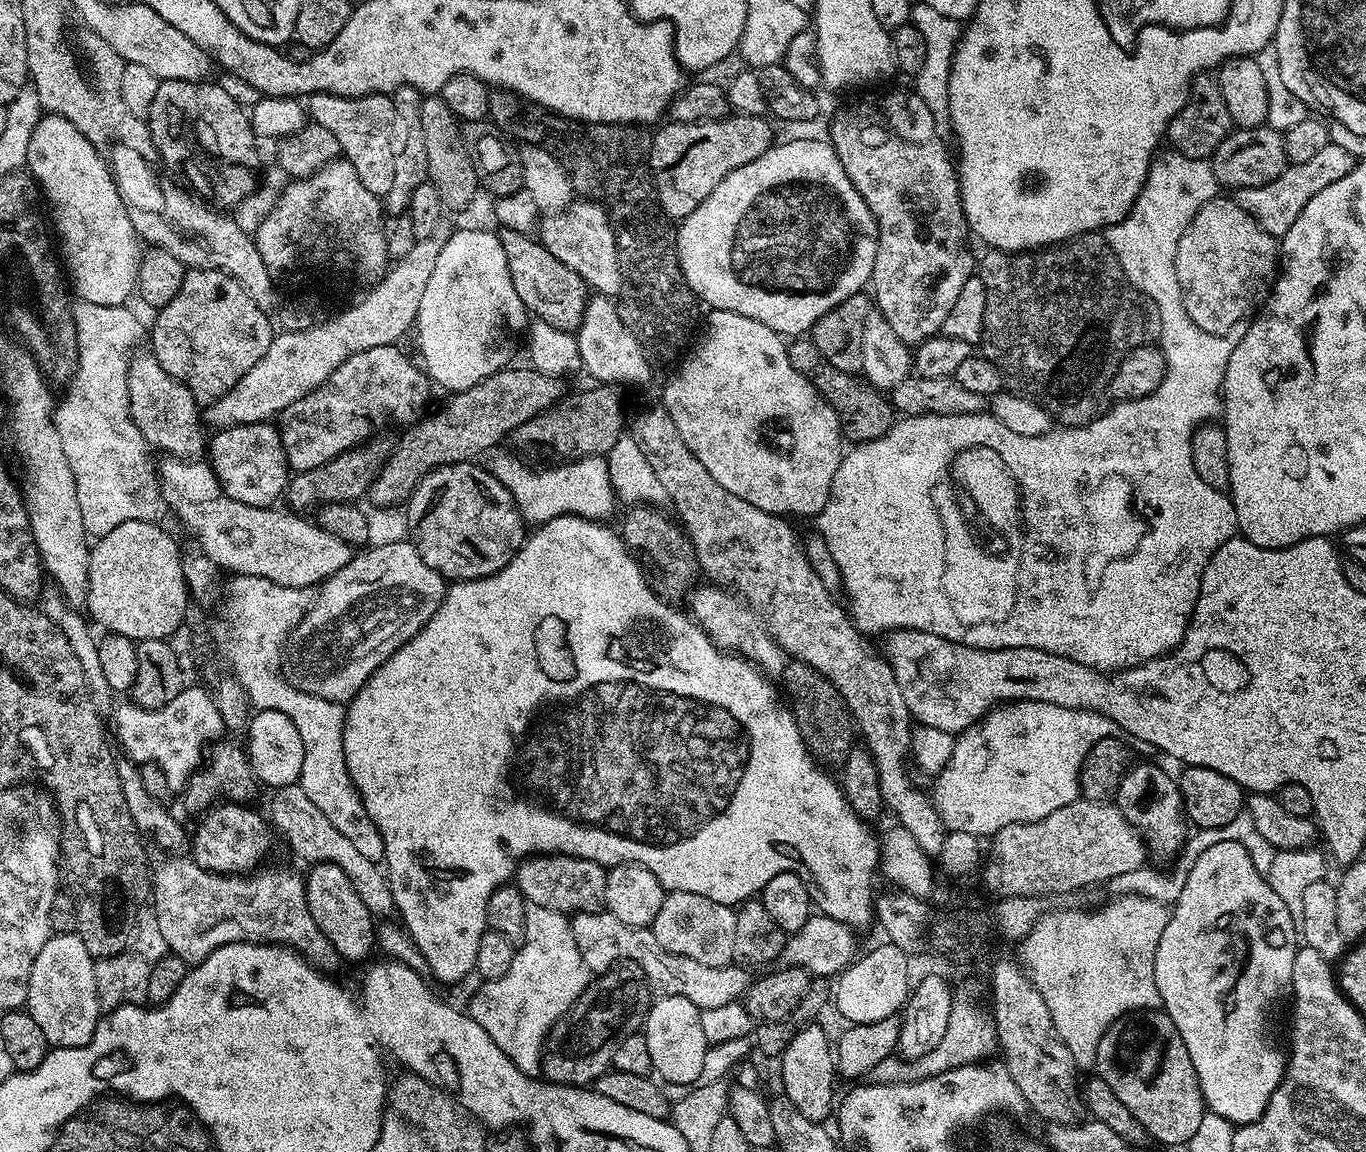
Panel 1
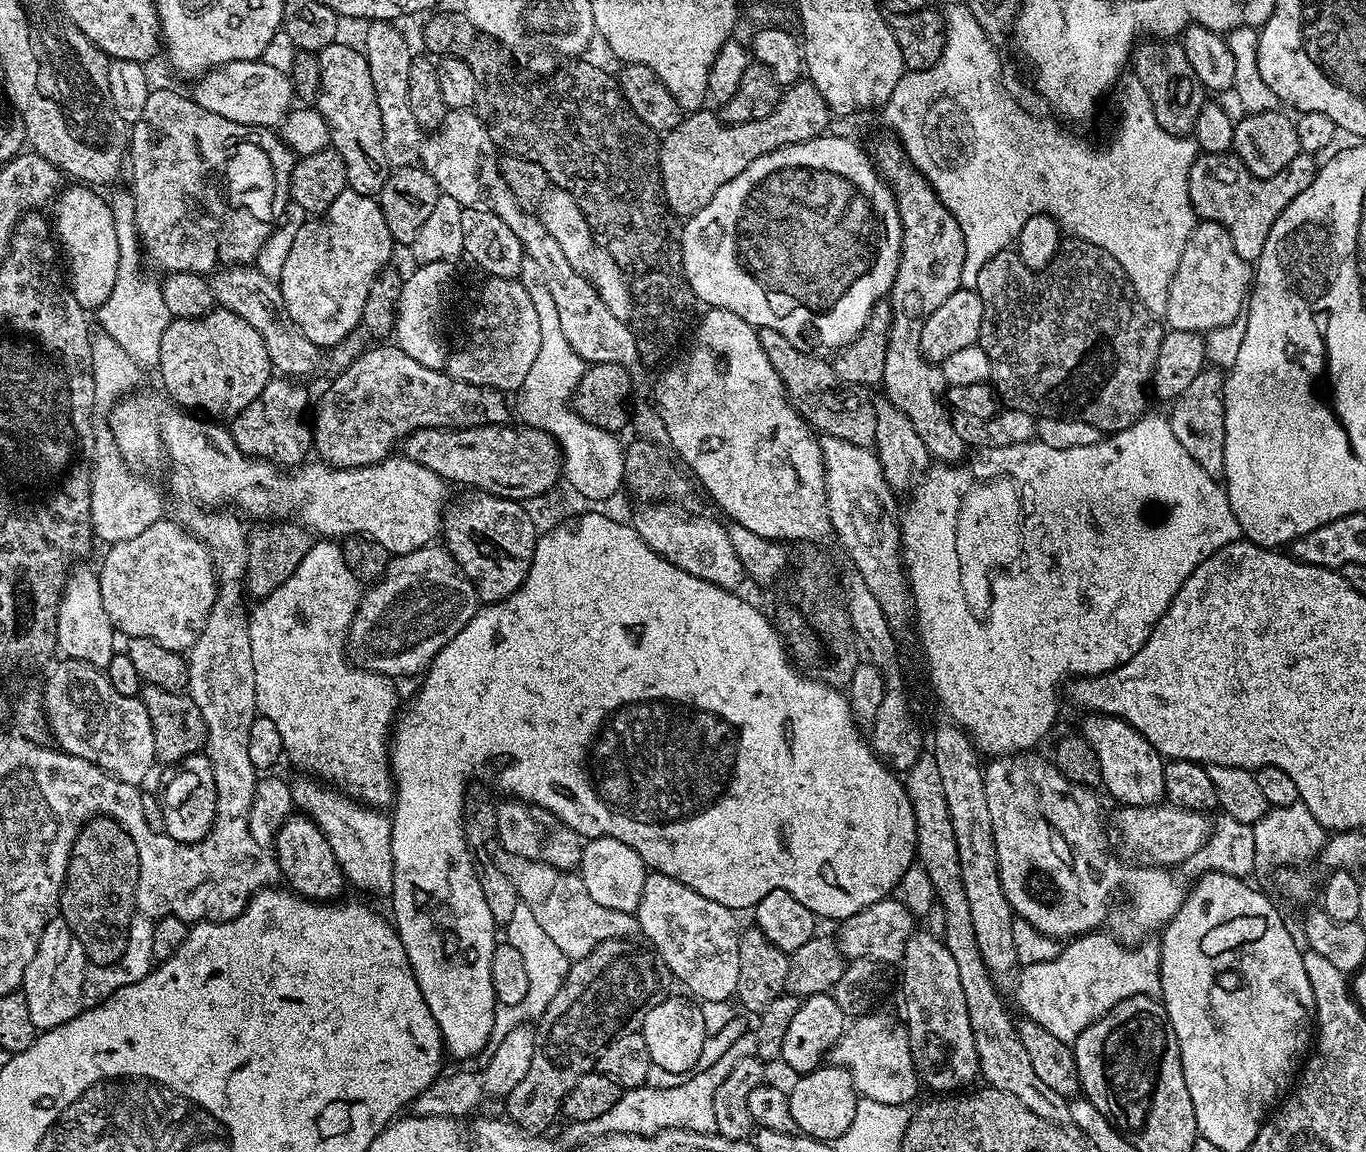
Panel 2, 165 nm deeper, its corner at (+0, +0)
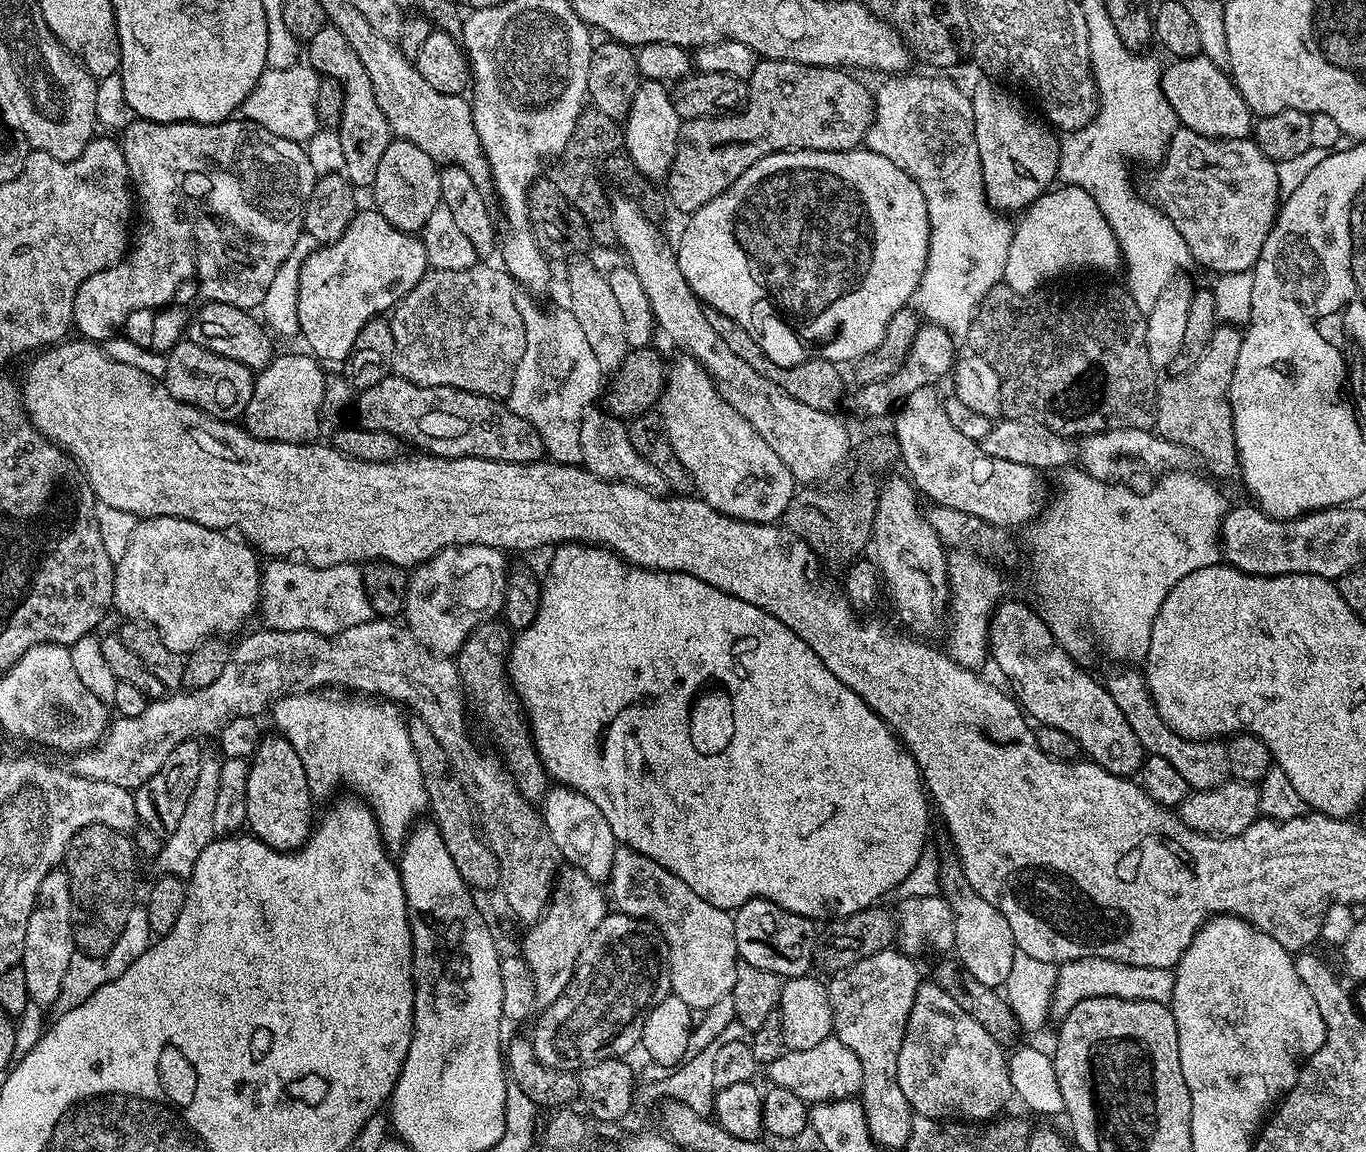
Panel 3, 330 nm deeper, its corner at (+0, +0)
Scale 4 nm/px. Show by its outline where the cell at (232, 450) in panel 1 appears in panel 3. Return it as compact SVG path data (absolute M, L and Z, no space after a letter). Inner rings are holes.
M288 352L285 356L273 355L272 361L255 373L250 402L242 417L243 427L254 438L283 444L310 444L319 437L316 435L320 432L320 420L322 421L326 372L320 369L323 368L321 361L315 356L301 352Z

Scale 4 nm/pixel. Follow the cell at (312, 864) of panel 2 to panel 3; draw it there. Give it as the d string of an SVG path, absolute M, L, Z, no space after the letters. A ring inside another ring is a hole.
M261 735L256 753L250 757L246 778L246 824L256 839L274 850L286 852L300 849L311 836L314 797L297 751L284 735L273 735Z

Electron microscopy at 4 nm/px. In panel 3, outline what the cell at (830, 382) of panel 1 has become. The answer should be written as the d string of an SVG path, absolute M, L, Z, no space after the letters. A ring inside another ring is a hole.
M708 308L707 313L710 326L714 326L718 338L722 338L722 342L726 342L726 346L730 346L730 350L734 350L734 354L738 354L738 358L743 358L749 366L754 366L754 370L758 370L758 374L762 374L766 378L770 378L770 382L782 386L782 390L786 390L786 394L790 394L790 398L798 398L798 402L806 402L806 406L814 406L814 410L823 412L832 412L839 406L840 399L844 396L844 380L840 377L839 370L836 369L839 367L833 361L807 360L801 364L795 364L792 368L783 368L770 362L770 358L766 358L766 354L762 350L762 346L758 346L758 342L754 342L750 333L742 330L730 318L726 318L726 314L713 308Z

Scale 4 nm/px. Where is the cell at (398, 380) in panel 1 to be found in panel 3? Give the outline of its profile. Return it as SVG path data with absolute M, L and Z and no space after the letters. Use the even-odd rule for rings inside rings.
M393 374L376 386L363 389L355 401L354 412L355 408L356 416L360 419L357 420L359 427L394 432L407 443L409 440L414 447L425 448L423 451L429 456L446 460L477 456L483 460L500 460L511 464L534 464L543 461L546 456L538 430L530 426L526 418L518 418L518 414L514 414L503 399L494 396L479 396L450 386L418 386Z

